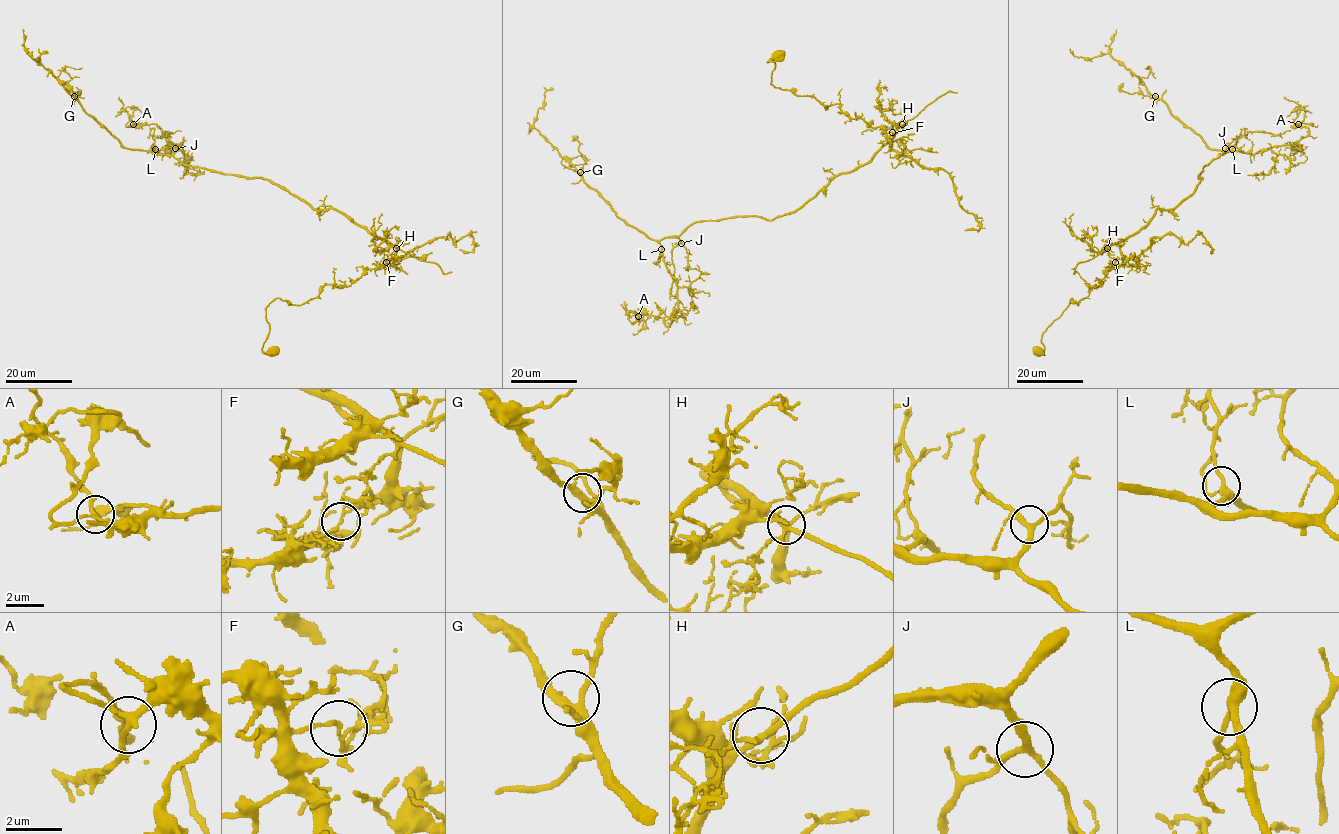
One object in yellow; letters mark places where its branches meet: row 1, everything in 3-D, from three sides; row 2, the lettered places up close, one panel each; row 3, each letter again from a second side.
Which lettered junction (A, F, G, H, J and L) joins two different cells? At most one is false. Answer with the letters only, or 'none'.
F

